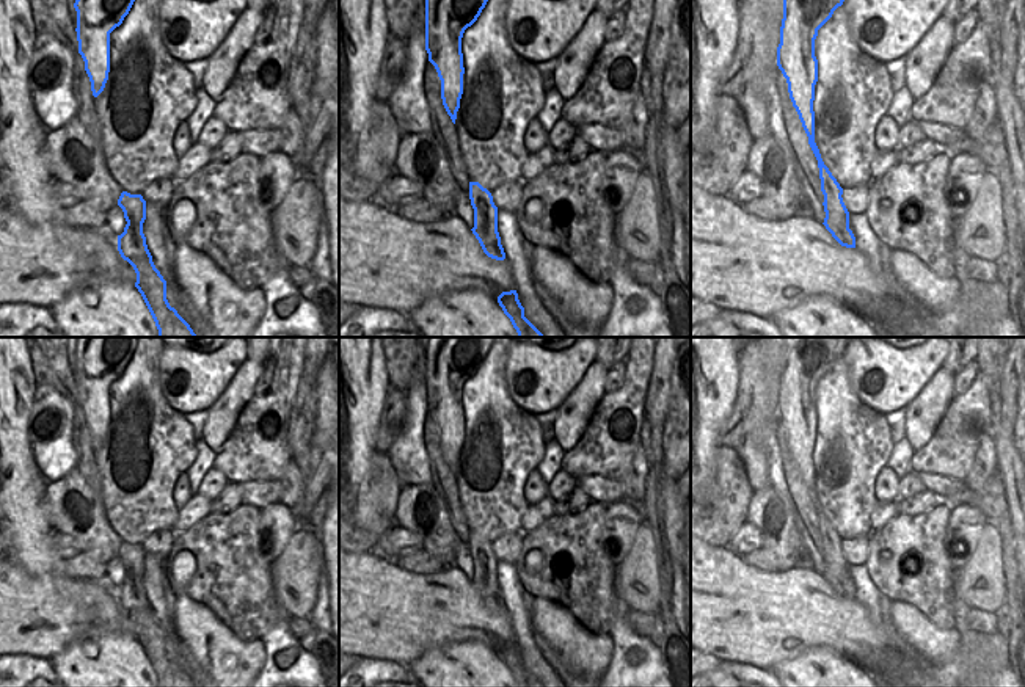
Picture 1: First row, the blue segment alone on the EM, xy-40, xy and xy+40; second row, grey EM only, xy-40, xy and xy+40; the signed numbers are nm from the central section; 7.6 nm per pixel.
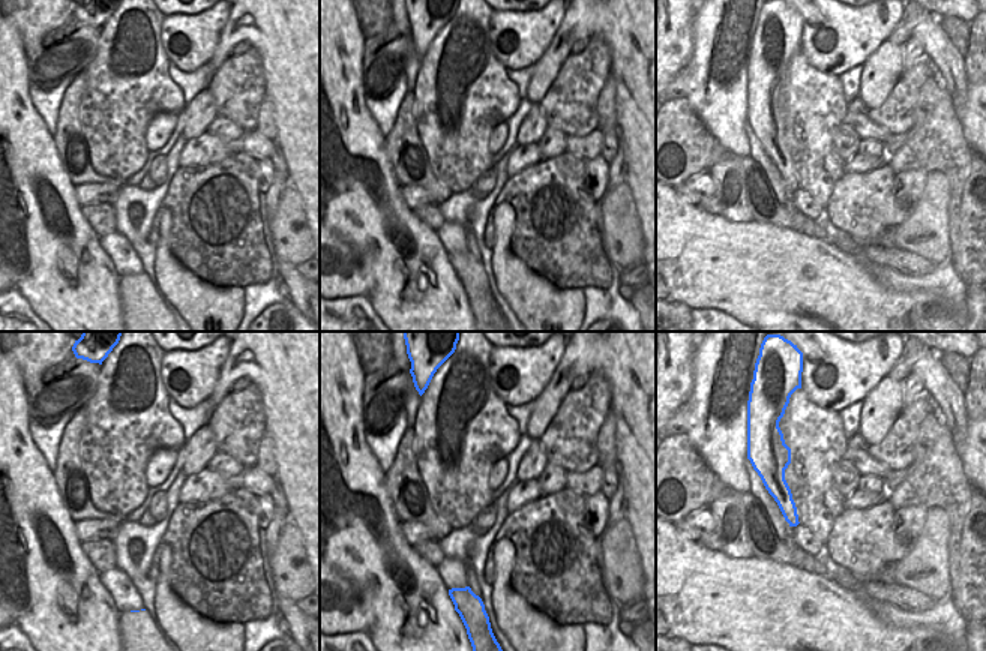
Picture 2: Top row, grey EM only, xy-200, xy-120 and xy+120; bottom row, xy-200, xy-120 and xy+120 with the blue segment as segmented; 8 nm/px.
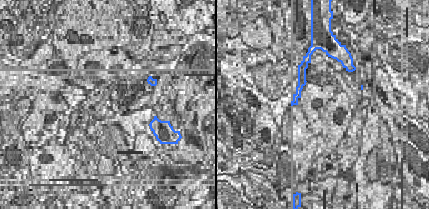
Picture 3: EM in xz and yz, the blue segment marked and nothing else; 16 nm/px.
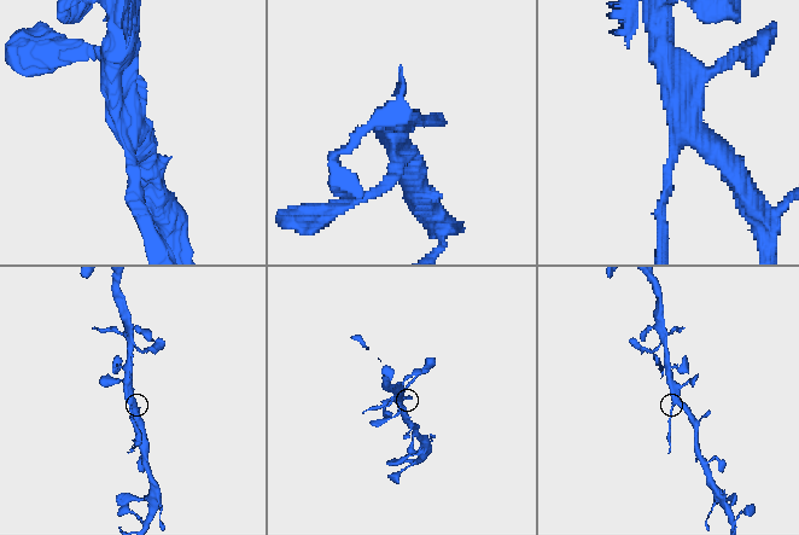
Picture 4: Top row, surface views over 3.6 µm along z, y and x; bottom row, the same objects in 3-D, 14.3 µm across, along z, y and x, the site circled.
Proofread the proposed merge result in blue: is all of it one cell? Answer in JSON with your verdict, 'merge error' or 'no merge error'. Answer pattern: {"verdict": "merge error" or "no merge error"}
{"verdict": "merge error"}

